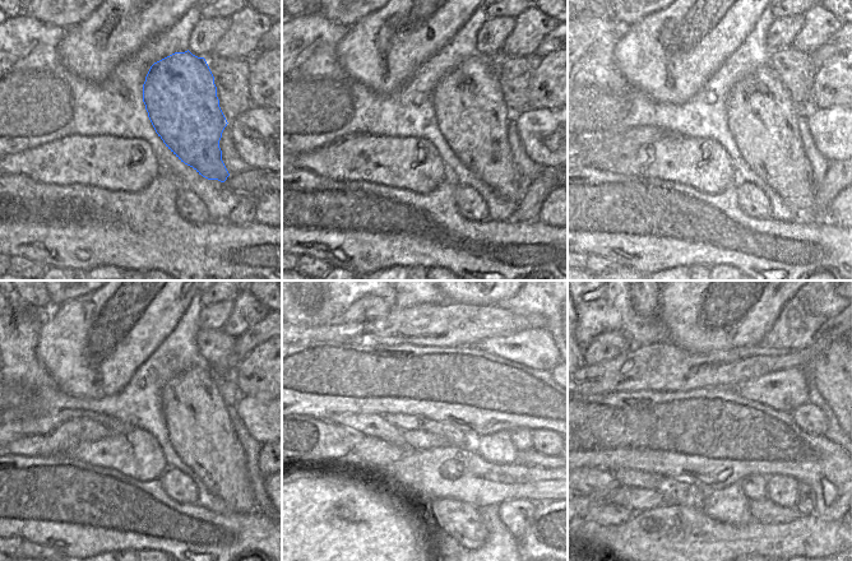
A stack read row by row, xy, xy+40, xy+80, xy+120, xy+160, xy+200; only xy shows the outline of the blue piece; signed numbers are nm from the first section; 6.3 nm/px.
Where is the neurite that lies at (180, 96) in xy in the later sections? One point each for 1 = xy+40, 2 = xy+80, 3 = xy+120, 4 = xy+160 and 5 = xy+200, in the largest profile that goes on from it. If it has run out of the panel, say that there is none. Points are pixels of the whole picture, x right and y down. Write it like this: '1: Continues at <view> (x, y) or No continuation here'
1: Continues at xy+40 (471, 112)
2: Continues at xy+80 (762, 119)
3: Continues at xy+120 (195, 413)
4: Continues at xy+160 (487, 432)
5: Continues at xy+200 (772, 436).

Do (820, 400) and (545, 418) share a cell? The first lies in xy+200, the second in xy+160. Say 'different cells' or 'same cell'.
different cells

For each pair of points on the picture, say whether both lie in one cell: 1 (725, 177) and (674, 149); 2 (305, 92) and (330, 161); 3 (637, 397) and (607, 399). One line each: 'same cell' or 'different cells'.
1: same cell
2: different cells
3: same cell

